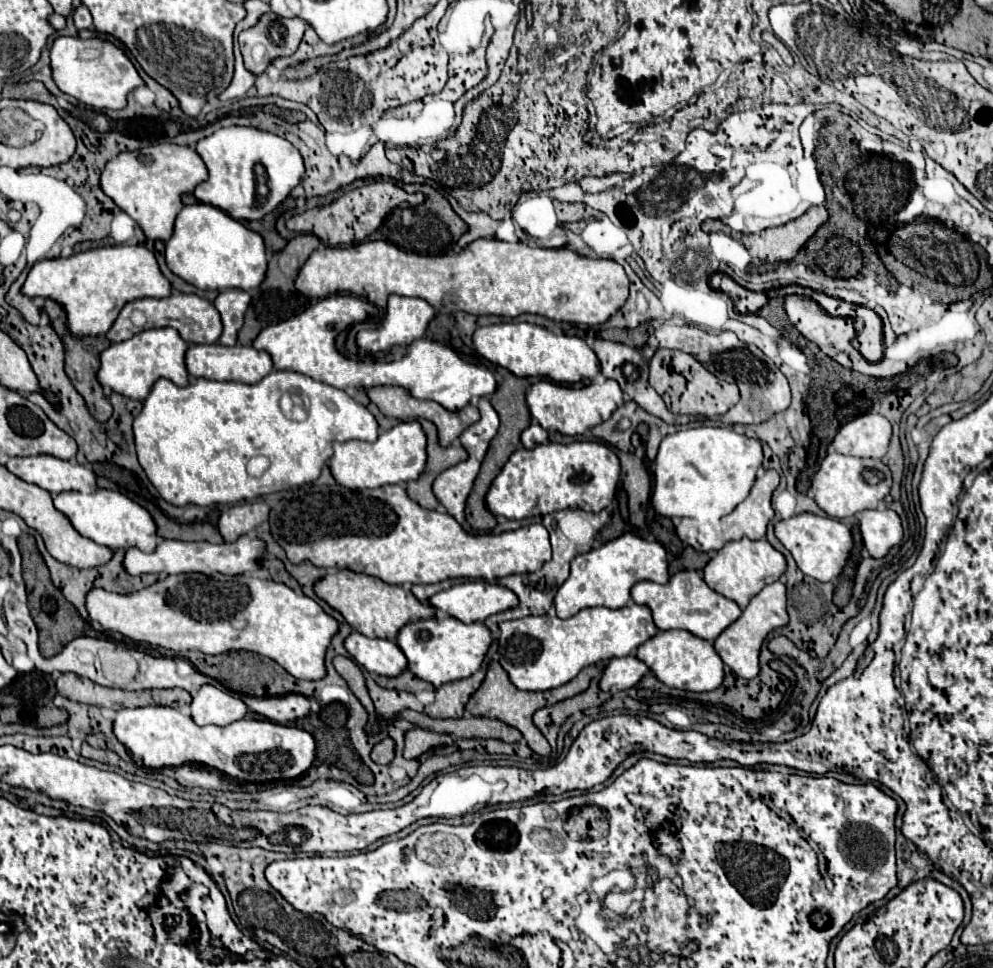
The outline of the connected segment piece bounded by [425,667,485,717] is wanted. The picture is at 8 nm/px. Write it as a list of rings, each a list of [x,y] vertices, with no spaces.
[[[481,667],[477,673],[473,673],[469,679],[445,683],[435,691],[435,703],[425,707],[425,713],[429,717],[463,717],[463,709],[471,695],[479,689],[479,685],[485,679],[485,667]]]

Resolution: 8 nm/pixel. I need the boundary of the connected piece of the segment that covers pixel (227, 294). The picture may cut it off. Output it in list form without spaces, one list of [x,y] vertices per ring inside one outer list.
[[[227,289],[219,293],[219,297],[215,299],[215,307],[223,319],[223,335],[219,339],[221,345],[237,343],[237,333],[243,327],[243,317],[249,307],[249,301],[251,301],[251,295],[241,289]]]

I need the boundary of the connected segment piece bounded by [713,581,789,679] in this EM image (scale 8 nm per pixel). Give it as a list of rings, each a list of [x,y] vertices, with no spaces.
[[[775,581],[751,599],[751,603],[743,609],[741,617],[737,621],[733,621],[715,639],[713,645],[715,645],[717,653],[721,655],[723,663],[729,665],[733,669],[733,673],[737,673],[743,679],[755,679],[759,675],[759,651],[761,651],[761,645],[763,645],[765,637],[773,629],[785,627],[787,623],[789,623],[789,617],[787,617],[787,591],[785,591],[785,585],[781,581]]]

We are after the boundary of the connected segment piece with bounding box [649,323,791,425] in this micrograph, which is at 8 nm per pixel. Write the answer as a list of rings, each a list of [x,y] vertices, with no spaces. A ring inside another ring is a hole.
[[[659,325],[649,339],[657,339],[657,349],[679,349],[689,355],[693,355],[697,361],[703,363],[707,371],[711,371],[717,377],[723,377],[727,383],[739,385],[741,391],[741,403],[737,403],[733,409],[729,409],[725,415],[719,417],[719,423],[723,425],[735,425],[735,423],[763,423],[775,413],[781,413],[791,403],[791,391],[787,377],[779,371],[779,367],[755,345],[747,345],[737,339],[733,331],[723,333],[707,333],[693,325]],[[757,399],[757,405],[755,405]]]

